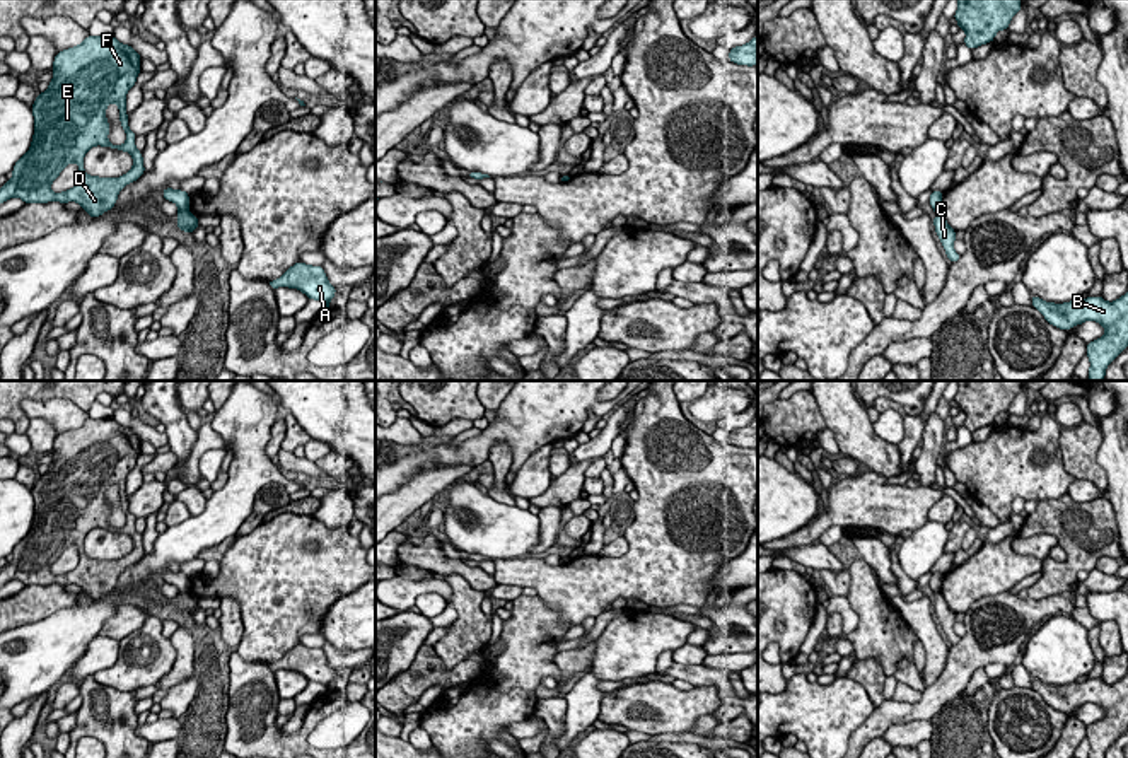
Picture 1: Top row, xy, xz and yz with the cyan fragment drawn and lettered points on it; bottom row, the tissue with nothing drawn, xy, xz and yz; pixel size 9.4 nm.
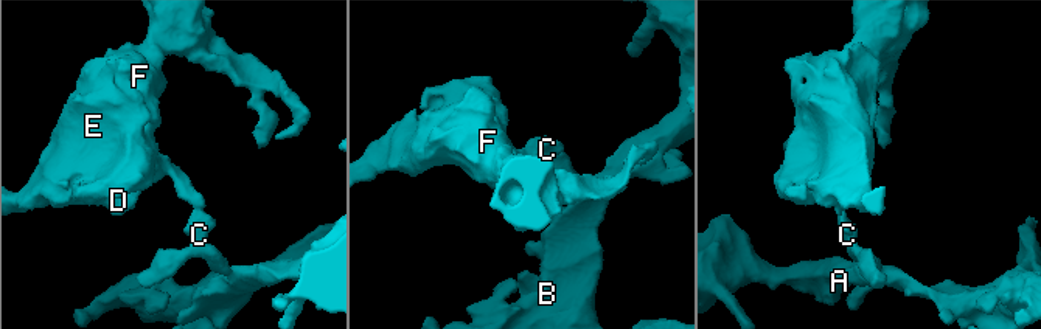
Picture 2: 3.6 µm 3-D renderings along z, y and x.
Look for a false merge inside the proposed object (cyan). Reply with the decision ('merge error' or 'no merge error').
merge error

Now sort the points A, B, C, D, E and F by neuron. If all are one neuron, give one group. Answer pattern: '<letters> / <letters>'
A B C / D E F

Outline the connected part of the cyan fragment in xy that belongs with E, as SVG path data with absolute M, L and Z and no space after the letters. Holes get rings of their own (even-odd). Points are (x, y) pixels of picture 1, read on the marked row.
M87 36L78 46L55 55L53 79L32 104L31 147L15 162L12 179L0 188L0 205L14 196L24 203L77 201L89 217L101 217L114 207L119 191L145 172L126 114L126 94L142 72L140 61L140 55L114 36ZM113 102L126 133L123 145L108 140L106 108ZM96 145L128 152L133 167L119 178L89 176L84 157ZM70 162L78 166L78 183L53 193L51 183Z

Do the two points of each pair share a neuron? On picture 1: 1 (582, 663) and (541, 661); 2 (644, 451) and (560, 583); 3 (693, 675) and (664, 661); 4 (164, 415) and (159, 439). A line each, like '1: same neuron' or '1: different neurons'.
1: different neurons
2: same neuron
3: different neurons
4: different neurons

